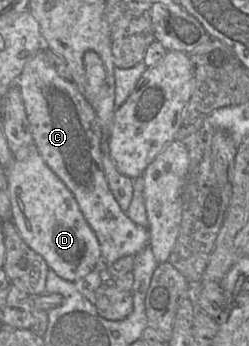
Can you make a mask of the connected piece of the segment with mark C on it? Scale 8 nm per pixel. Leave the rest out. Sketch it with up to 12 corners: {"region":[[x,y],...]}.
{"region":[[43,49],[16,83],[34,145],[108,265],[149,231],[108,186],[103,134]]}

